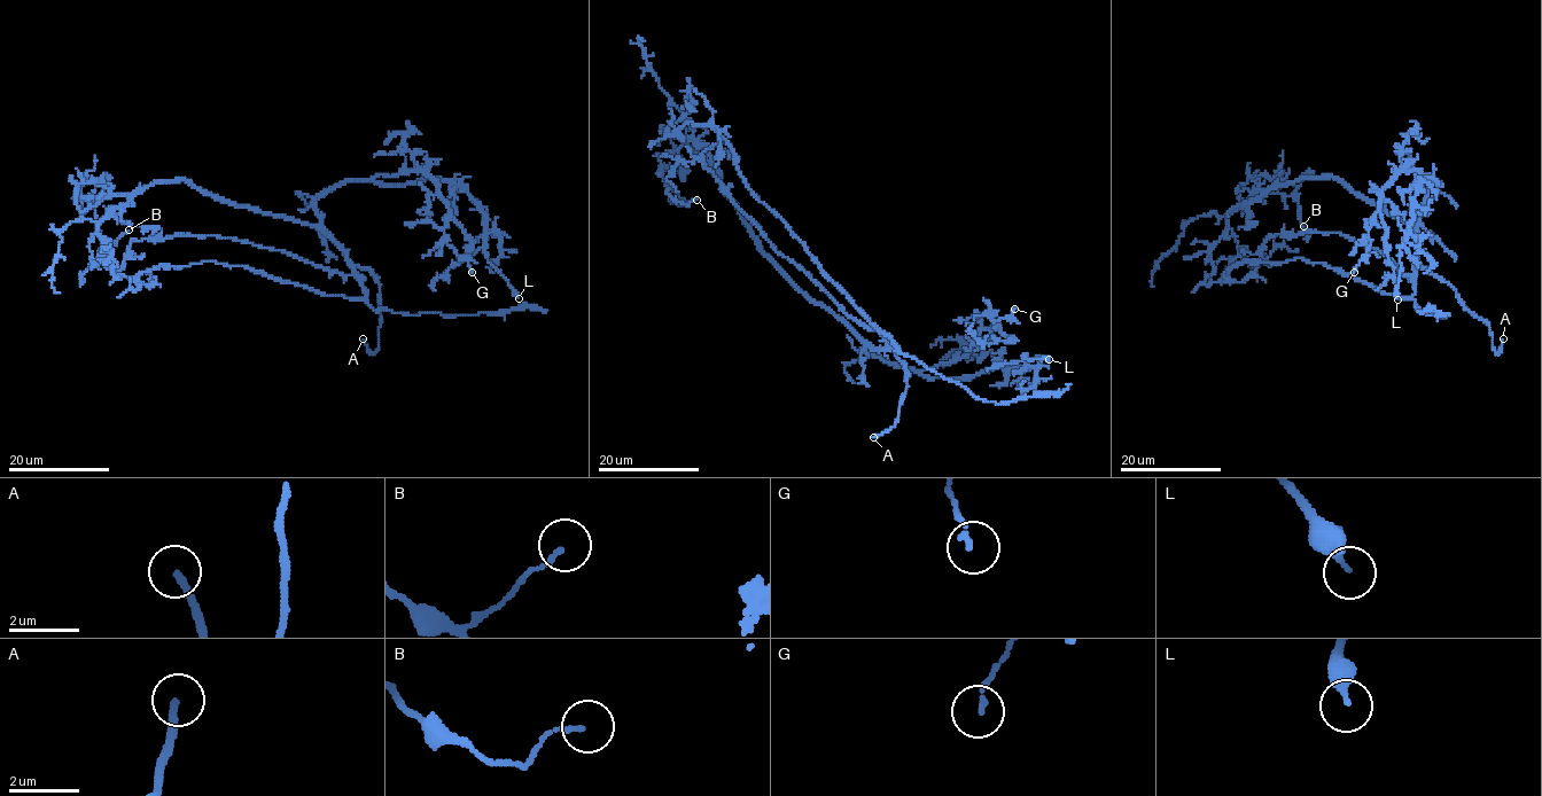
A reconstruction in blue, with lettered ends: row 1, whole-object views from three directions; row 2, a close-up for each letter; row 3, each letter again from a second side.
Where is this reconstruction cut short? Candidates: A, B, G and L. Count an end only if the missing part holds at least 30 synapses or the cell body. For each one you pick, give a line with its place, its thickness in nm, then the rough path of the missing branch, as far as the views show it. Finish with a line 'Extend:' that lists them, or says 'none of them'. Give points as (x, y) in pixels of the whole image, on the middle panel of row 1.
A: Place: (873, 437). Thickness 190 nm. Course of what is missing: (873, 437), (856, 438), (862, 447)
Extend: A

